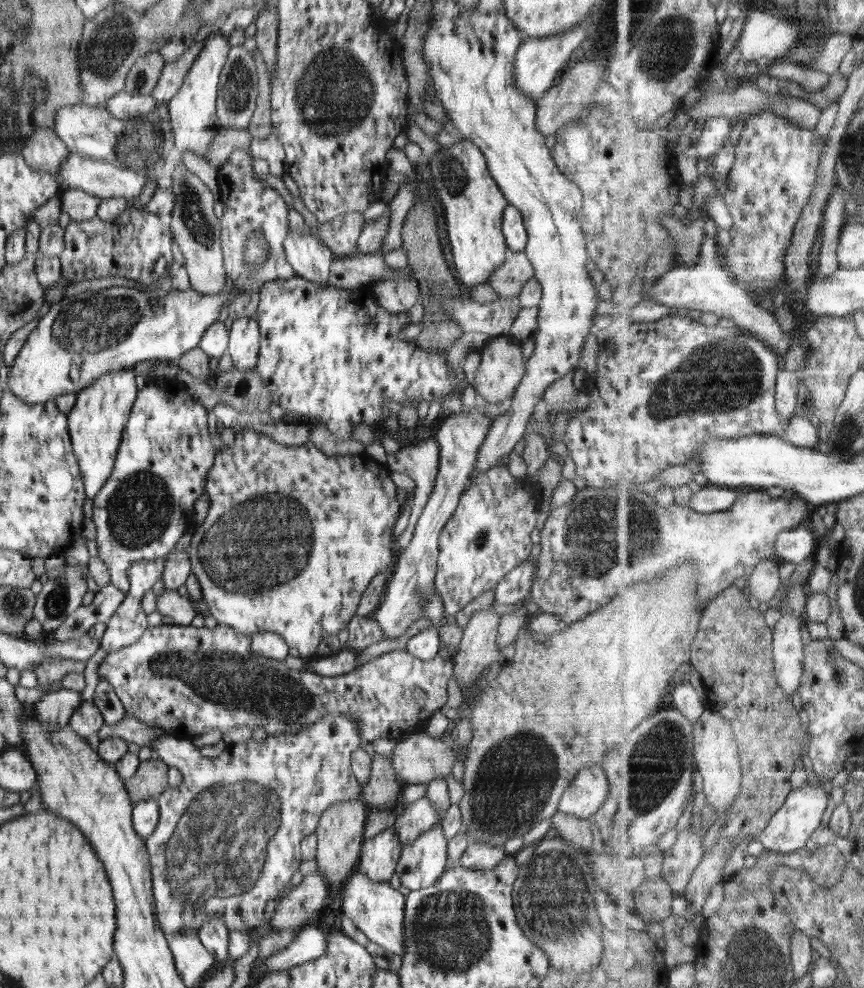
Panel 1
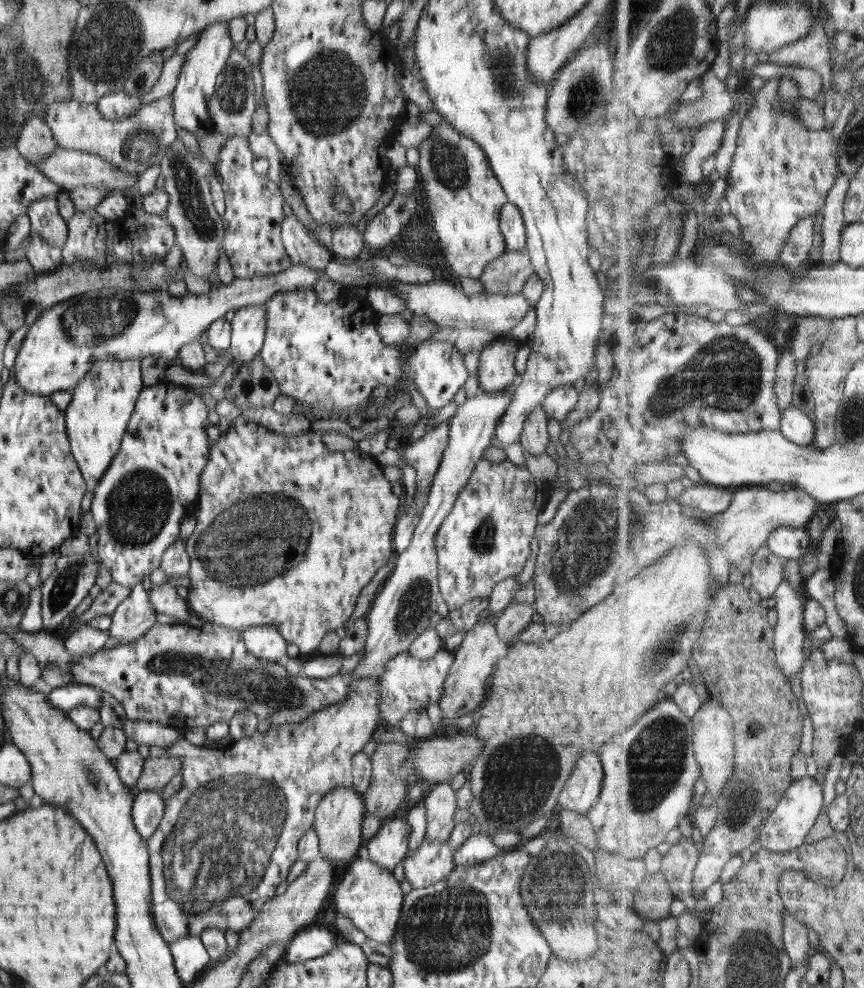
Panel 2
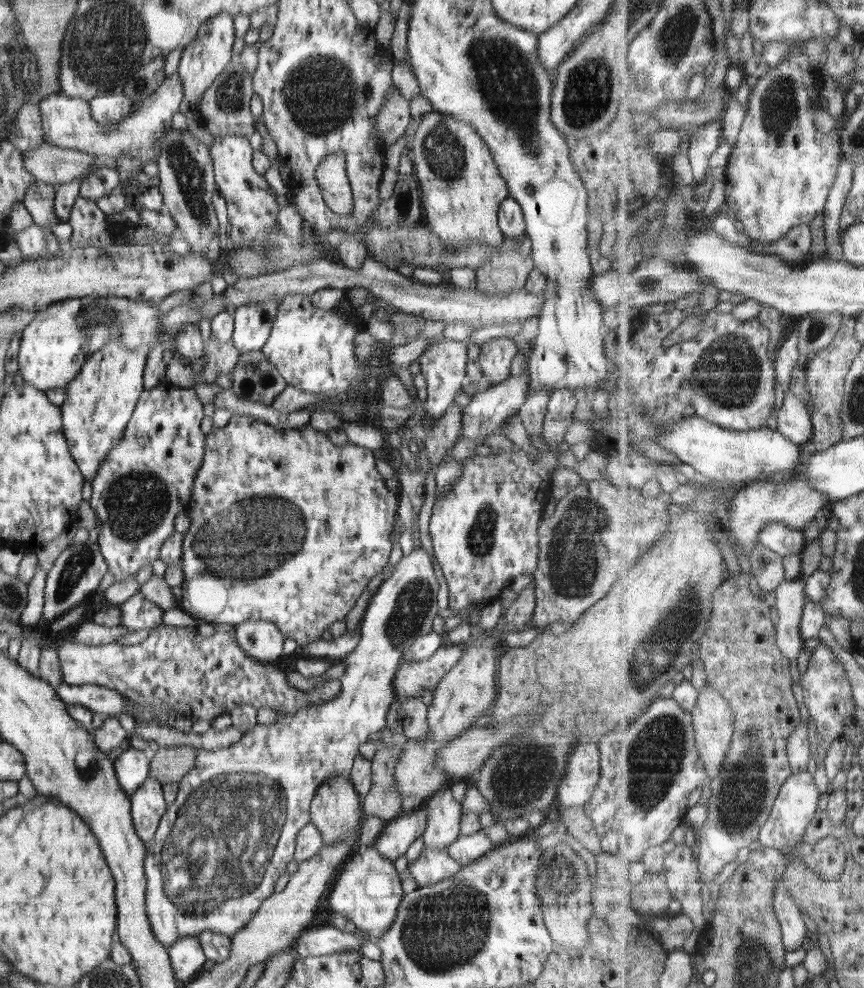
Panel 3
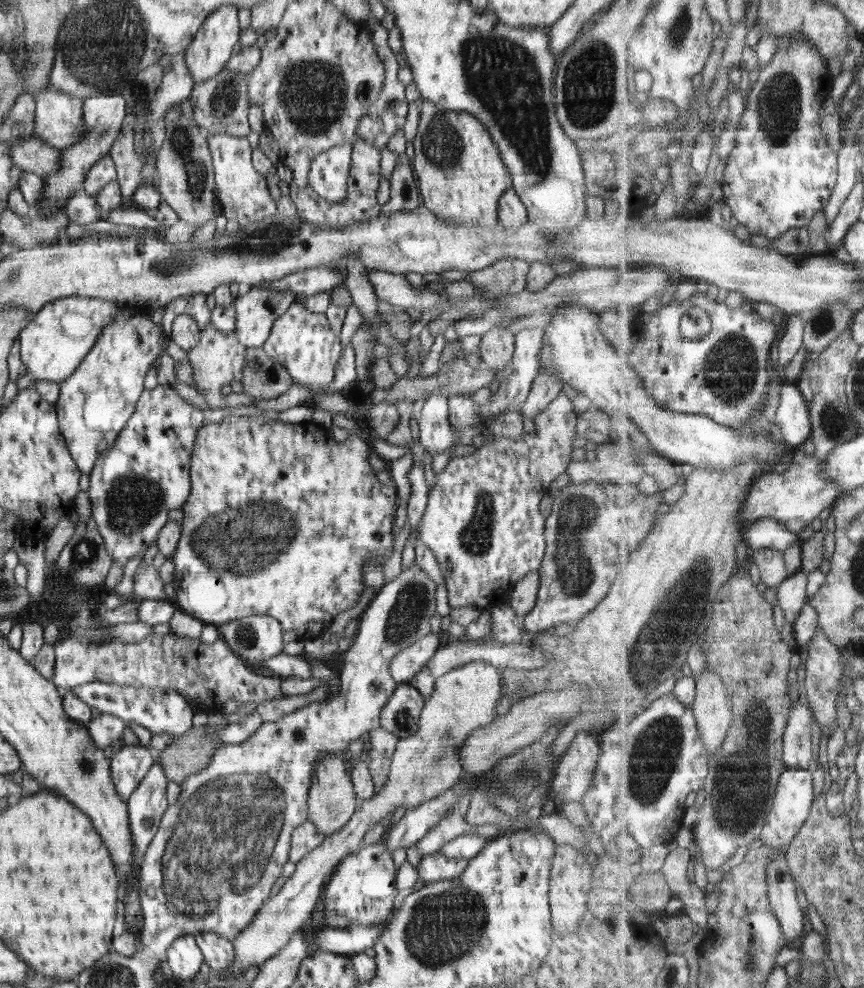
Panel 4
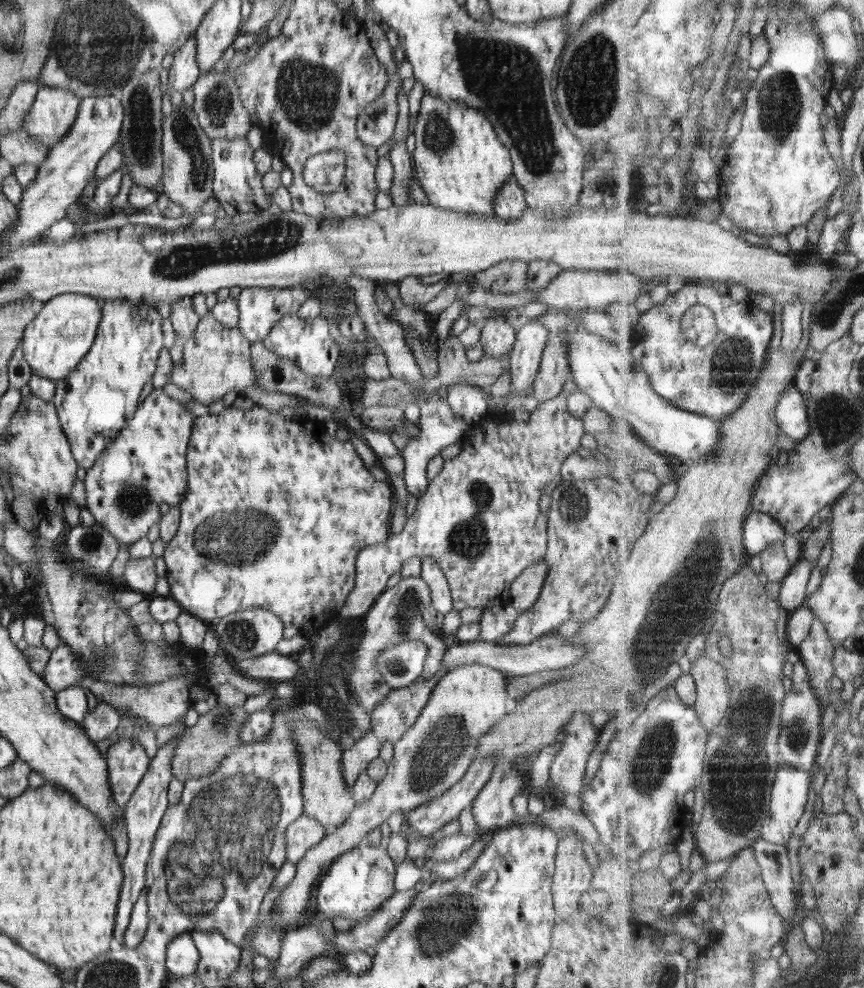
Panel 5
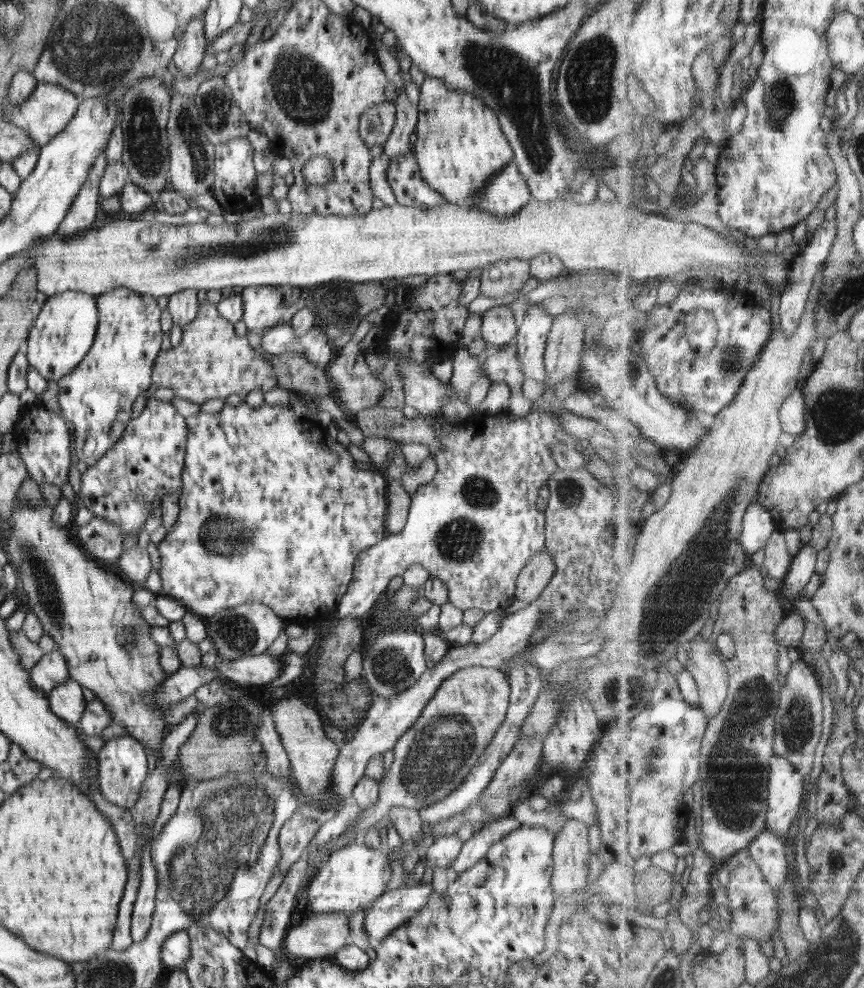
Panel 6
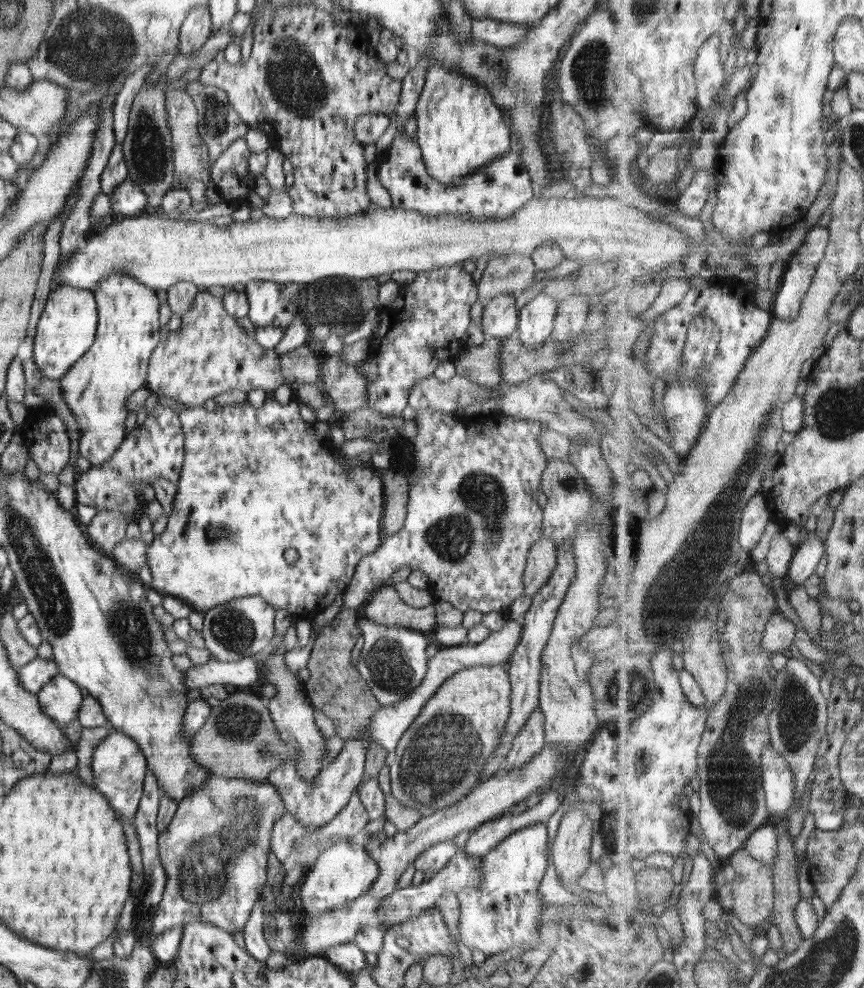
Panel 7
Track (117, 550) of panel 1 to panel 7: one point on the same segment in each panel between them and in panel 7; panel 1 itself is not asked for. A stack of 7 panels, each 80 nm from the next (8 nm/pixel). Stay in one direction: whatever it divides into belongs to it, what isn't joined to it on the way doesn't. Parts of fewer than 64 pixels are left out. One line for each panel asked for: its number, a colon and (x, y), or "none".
2: (153, 480)
3: (147, 479)
4: (134, 484)
5: (146, 465)
6: (147, 461)
7: (155, 448)

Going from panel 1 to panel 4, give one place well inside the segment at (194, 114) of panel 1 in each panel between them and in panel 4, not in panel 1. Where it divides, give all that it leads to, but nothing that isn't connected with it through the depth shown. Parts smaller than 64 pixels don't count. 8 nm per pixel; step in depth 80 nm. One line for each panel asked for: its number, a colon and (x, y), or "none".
2: (196, 85)
3: (202, 60)
4: (210, 49)

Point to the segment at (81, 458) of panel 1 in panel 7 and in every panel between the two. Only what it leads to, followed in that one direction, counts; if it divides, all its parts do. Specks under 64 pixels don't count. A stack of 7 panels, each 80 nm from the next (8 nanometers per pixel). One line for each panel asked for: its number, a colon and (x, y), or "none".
2: (96, 419)
3: (100, 401)
4: (95, 403)
5: (94, 403)
6: (96, 398)
7: (95, 389)

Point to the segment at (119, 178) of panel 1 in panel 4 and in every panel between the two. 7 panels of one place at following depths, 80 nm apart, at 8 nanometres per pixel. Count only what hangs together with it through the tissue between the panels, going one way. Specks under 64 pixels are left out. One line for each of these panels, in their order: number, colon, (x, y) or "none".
2: (68, 169)
3: (51, 164)
4: (32, 155)

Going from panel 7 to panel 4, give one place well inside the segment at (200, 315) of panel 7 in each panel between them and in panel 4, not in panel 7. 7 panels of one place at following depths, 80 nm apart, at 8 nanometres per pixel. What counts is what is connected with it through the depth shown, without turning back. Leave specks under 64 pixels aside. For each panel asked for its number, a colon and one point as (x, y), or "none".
4: (217, 360)
5: (216, 359)
6: (212, 361)

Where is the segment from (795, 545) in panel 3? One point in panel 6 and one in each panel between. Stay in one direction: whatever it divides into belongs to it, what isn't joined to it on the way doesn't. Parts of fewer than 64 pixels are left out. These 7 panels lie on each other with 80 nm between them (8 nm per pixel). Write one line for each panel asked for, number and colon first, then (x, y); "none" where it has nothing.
4: (769, 532)
5: (762, 530)
6: (760, 525)

